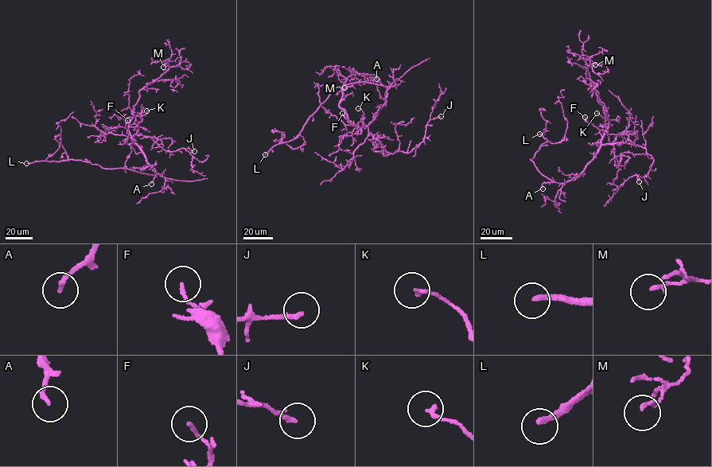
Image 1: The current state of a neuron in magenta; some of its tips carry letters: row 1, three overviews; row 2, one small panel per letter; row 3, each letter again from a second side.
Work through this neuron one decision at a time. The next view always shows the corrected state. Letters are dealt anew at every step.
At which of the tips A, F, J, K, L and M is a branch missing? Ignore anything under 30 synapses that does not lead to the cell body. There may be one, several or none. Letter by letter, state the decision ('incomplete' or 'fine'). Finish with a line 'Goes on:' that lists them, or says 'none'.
A: fine
F: fine
J: fine
K: fine
L: incomplete
M: fine
Goes on: L

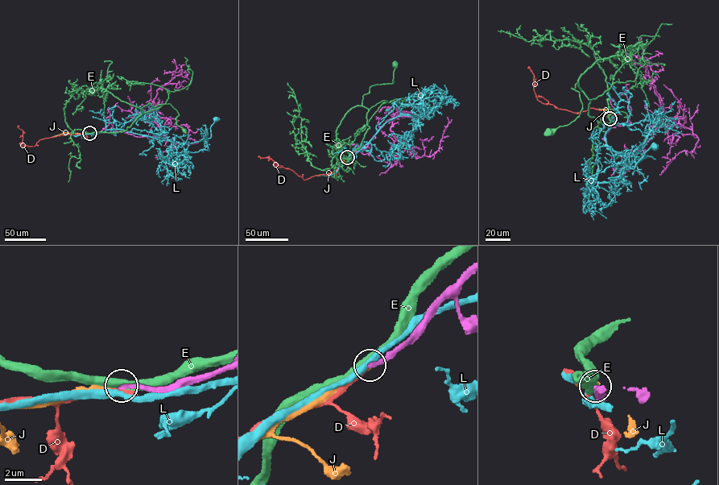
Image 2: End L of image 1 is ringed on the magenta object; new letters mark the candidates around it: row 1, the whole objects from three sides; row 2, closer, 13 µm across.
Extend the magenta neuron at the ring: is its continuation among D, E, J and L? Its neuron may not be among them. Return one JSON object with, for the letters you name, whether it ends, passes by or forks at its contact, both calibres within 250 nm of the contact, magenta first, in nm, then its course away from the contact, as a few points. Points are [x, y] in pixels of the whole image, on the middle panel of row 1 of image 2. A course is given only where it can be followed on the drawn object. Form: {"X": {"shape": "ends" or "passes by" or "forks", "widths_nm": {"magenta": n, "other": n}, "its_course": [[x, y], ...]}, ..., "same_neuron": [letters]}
{"J": {"shape": "ends", "widths_nm": {"magenta": 260, "other": 240}, "its_course": [[348, 157], [331, 174], [316, 175]]}, "same_neuron": ["J"]}

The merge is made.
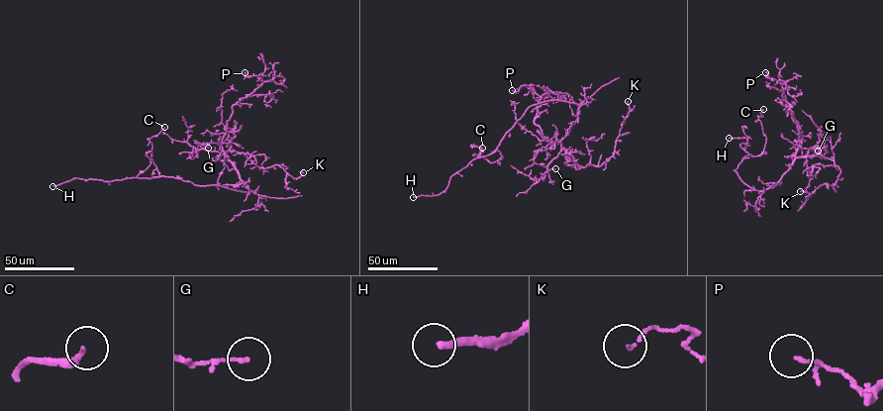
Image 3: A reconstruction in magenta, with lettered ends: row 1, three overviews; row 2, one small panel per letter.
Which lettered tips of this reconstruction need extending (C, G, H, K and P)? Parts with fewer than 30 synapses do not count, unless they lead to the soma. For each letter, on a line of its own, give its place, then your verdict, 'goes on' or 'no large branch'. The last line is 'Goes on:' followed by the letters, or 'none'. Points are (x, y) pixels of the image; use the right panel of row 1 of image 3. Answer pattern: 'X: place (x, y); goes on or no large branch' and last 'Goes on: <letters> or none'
C: place (763, 109); no large branch
G: place (818, 151); no large branch
H: place (729, 138); goes on
K: place (800, 191); no large branch
P: place (765, 72); no large branch
Goes on: H

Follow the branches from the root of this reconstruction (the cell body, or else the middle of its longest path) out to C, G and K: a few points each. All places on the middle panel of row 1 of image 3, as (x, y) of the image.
C: (567, 102), (549, 100), (529, 107), (497, 147), (501, 158), (491, 162), (474, 154), (478, 155), (482, 148)
G: (567, 102), (578, 105), (577, 117), (560, 141), (560, 152), (547, 166), (548, 170), (555, 168)
K: (567, 102), (578, 105), (577, 117), (561, 146), (584, 167), (613, 155), (633, 110), (628, 101)

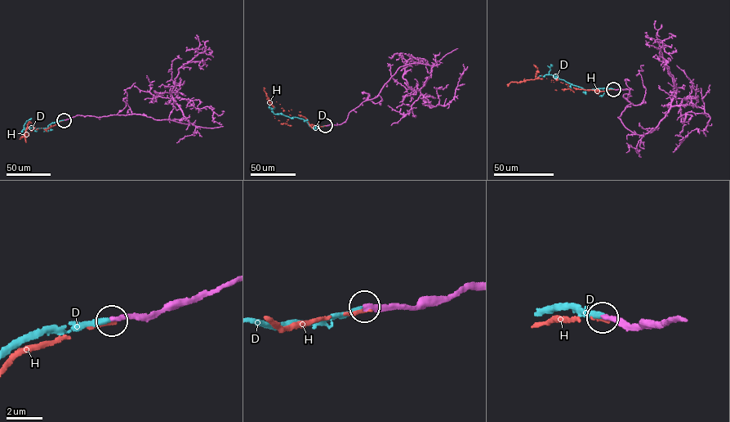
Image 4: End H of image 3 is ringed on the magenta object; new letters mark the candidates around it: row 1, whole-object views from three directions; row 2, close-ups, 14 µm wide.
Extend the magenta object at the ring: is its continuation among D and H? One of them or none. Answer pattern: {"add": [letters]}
{"add": ["D"]}

